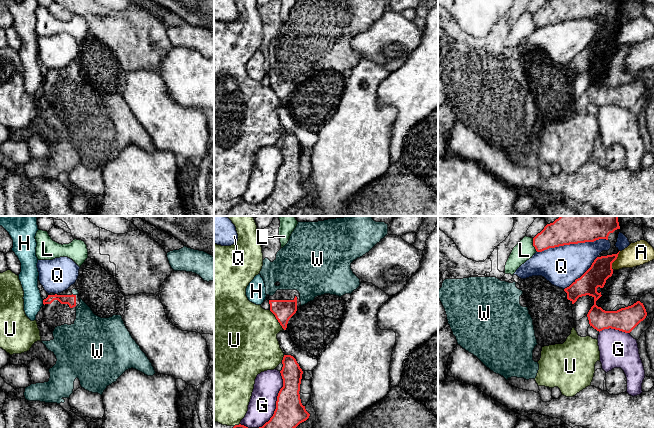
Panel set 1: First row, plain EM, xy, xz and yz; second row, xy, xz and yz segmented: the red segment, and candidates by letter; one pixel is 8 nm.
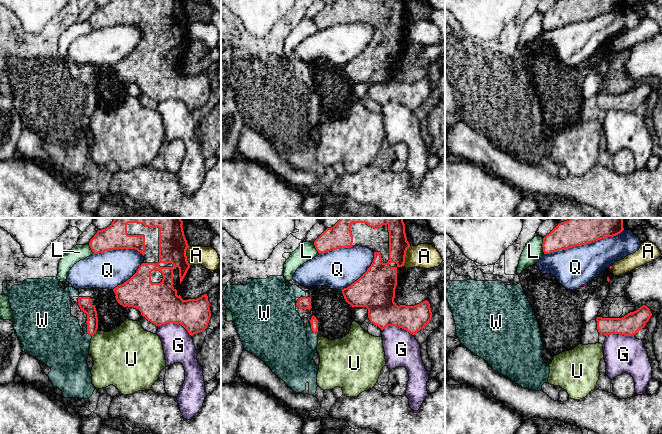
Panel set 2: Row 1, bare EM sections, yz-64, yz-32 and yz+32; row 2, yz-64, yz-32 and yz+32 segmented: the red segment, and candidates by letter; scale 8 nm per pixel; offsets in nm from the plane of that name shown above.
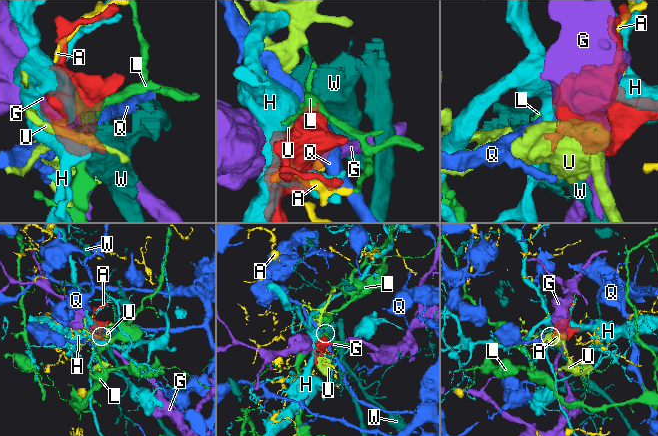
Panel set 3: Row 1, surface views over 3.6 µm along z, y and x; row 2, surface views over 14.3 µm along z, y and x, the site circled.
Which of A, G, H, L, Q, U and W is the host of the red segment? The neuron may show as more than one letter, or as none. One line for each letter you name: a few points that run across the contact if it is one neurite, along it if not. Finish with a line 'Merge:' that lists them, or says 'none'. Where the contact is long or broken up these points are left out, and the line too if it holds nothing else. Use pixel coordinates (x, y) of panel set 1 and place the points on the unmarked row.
Merge: W

